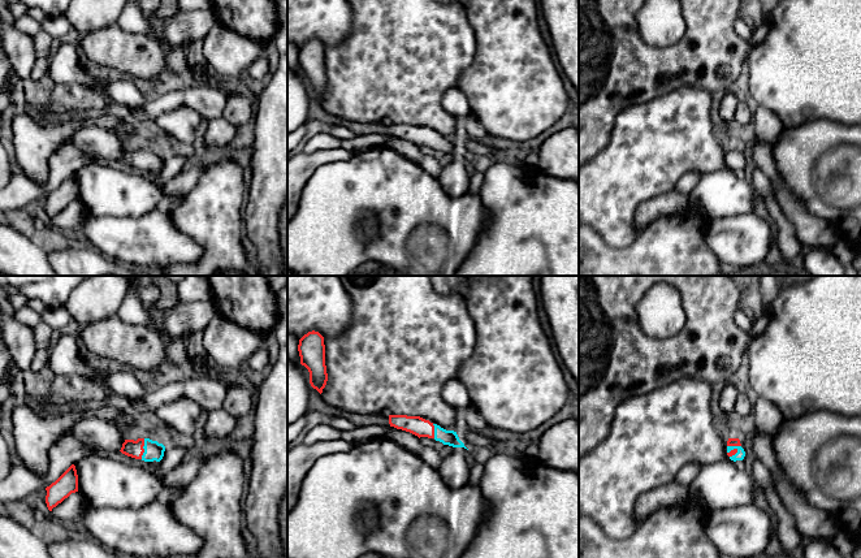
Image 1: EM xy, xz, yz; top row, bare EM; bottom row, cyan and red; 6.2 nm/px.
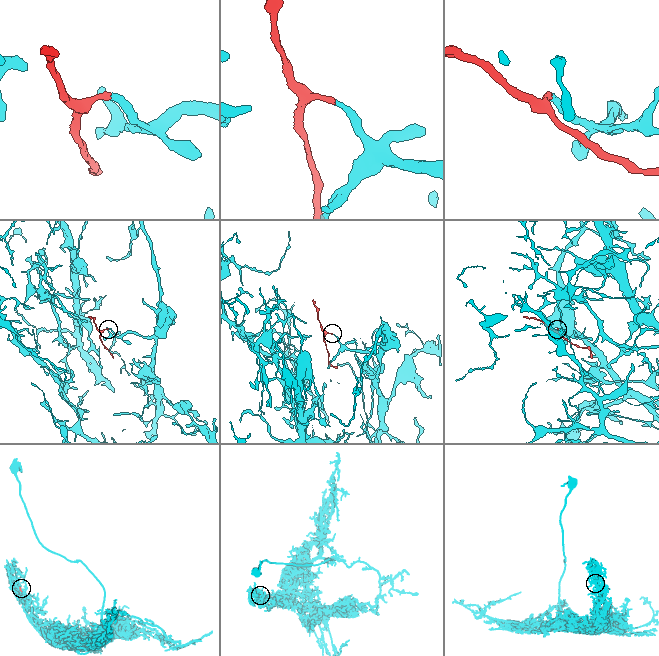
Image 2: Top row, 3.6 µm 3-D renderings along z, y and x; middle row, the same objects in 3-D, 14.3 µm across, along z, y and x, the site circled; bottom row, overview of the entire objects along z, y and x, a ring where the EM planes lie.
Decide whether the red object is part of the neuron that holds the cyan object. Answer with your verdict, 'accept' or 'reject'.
accept

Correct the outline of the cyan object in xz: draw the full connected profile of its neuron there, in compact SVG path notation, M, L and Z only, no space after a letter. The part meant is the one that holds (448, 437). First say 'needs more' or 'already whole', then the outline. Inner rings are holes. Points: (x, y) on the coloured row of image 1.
needs more; M389 415L389 424L397 429L410 432L415 436L434 438L453 447L464 447L464 444L459 440L457 432L446 431L437 424L430 423L420 416L407 415Z

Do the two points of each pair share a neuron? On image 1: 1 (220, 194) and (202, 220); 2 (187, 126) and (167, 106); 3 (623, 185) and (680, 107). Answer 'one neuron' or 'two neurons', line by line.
1: one neuron
2: two neurons
3: one neuron

